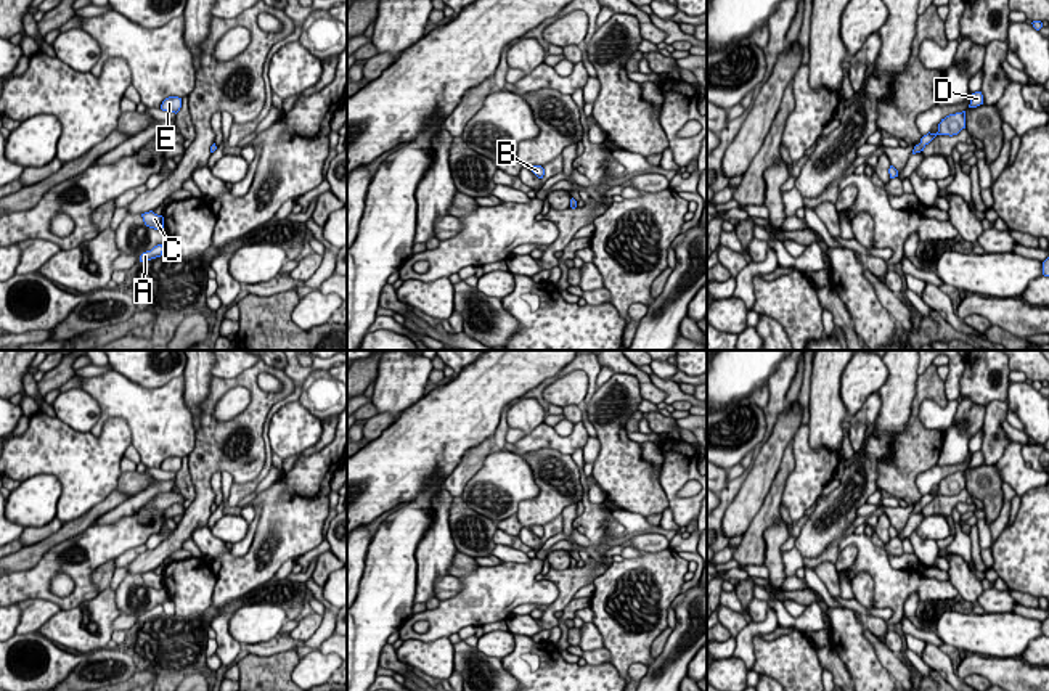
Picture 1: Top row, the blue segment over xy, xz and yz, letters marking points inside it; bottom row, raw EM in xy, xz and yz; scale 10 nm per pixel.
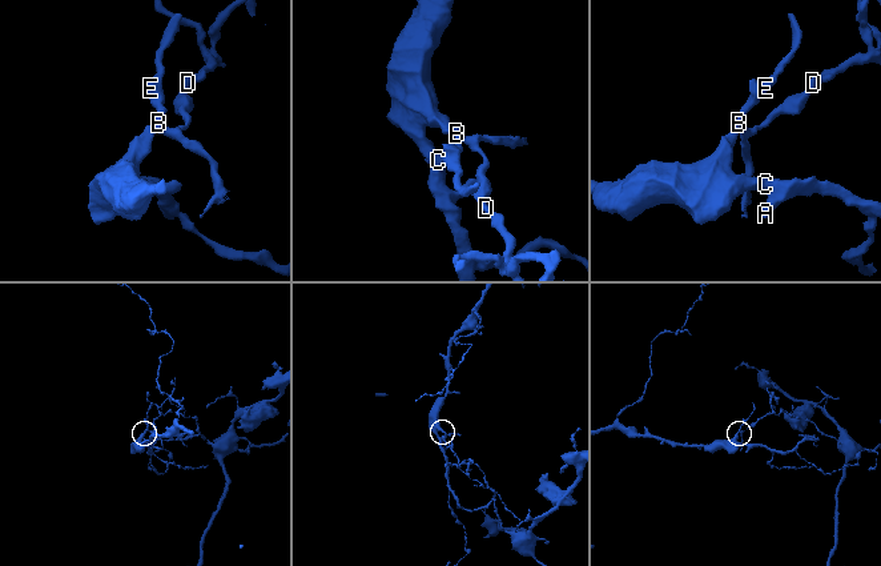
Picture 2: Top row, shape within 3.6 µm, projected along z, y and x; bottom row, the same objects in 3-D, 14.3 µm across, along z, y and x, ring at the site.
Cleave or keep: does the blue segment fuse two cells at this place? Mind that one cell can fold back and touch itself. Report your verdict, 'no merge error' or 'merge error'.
merge error

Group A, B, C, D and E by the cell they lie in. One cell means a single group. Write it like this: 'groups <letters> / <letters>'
groups A B C E / D

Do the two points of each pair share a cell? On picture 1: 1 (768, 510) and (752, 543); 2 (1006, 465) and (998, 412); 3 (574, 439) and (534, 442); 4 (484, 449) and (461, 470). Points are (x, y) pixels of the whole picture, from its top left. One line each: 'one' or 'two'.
1: one
2: two
3: one
4: one

